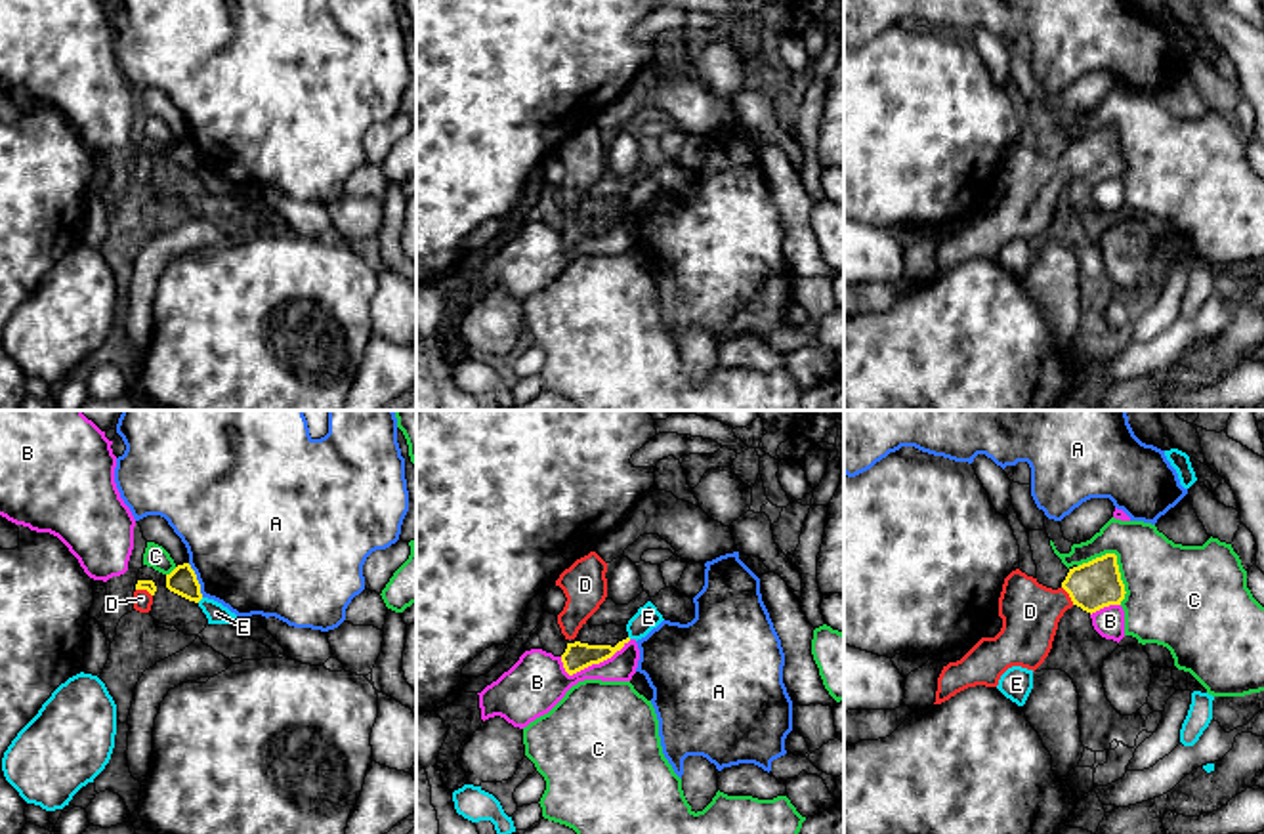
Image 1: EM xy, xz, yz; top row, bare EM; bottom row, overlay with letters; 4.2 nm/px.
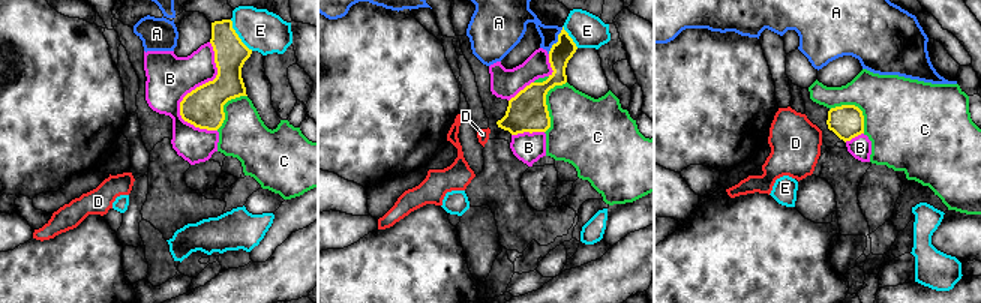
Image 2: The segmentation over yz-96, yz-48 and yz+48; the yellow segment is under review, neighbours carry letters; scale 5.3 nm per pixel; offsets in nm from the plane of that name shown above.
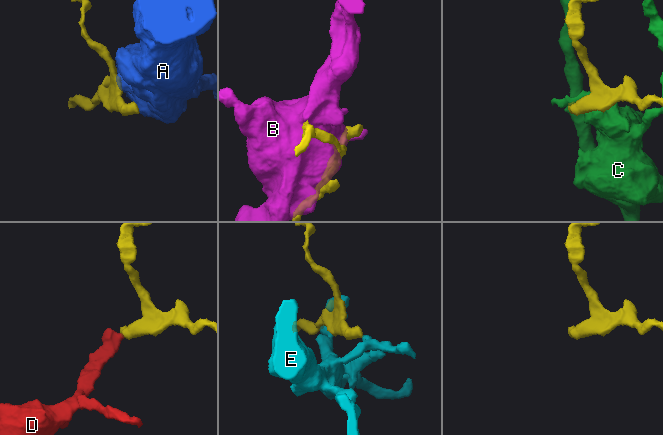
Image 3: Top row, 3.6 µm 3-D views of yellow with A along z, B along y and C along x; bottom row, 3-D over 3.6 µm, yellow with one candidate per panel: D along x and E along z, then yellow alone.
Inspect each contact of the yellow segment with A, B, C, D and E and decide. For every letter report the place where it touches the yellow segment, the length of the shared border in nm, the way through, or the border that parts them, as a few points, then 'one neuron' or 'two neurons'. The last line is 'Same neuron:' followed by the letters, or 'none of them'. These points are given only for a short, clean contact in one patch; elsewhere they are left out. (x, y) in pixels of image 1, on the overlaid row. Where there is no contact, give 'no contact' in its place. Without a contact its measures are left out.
A: xy (197, 581) | 160 nm | two neurons
B: xz (596, 663) | 320 nm | two neurons
C: yz (1116, 562) | 260 nm | two neurons
D: yz (1070, 596) | 90 nm | across yz (1095, 584), (1081, 586), (1070, 596), (1030, 611) | one neuron
E: xy (199, 600) | 40 nm | two neurons
Same neuron: D

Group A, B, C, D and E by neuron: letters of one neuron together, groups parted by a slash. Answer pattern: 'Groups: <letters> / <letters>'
Groups: A / B / C / D / E

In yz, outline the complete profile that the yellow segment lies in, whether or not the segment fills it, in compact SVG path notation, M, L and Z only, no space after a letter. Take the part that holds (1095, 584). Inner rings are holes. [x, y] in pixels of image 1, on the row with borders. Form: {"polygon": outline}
{"polygon": "M1115 553L1069 569L1058 590L1039 584L1020 569L1012 571L999 597L1001 632L981 637L960 660L943 666L934 704L968 687L997 687L1012 666L1035 672L1048 657L1058 622L1067 609L1077 605L1092 615L1121 605L1125 594Z"}

